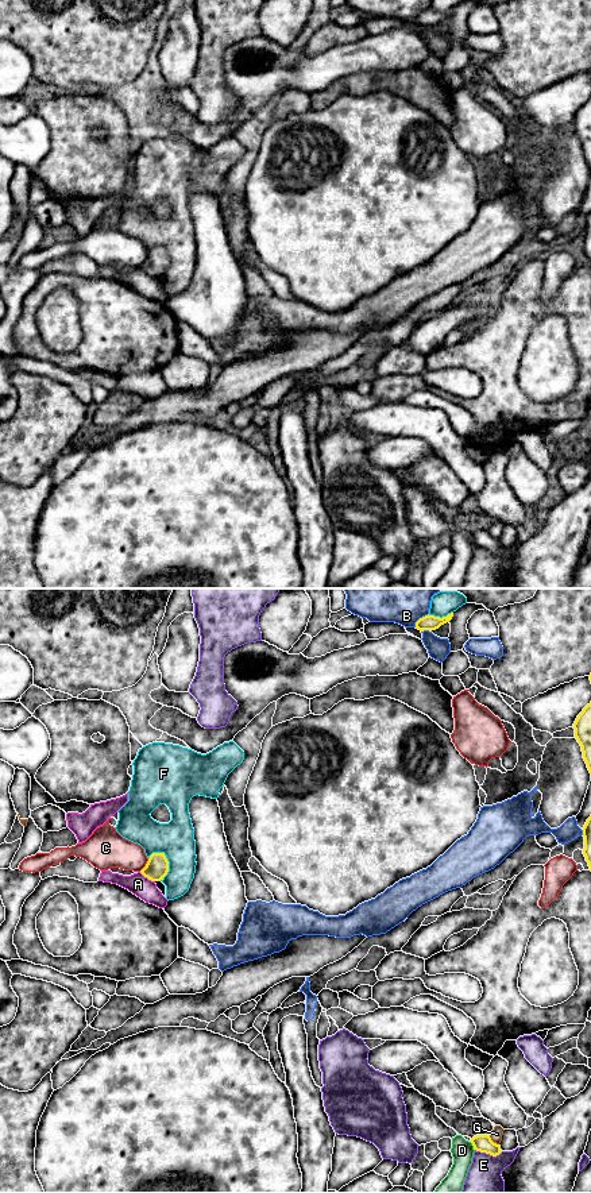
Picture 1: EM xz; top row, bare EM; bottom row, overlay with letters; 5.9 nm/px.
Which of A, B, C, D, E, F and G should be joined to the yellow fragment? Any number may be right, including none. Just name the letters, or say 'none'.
none

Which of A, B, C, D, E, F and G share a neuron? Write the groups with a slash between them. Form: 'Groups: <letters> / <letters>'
Groups: A / B / C / D / E / F / G

